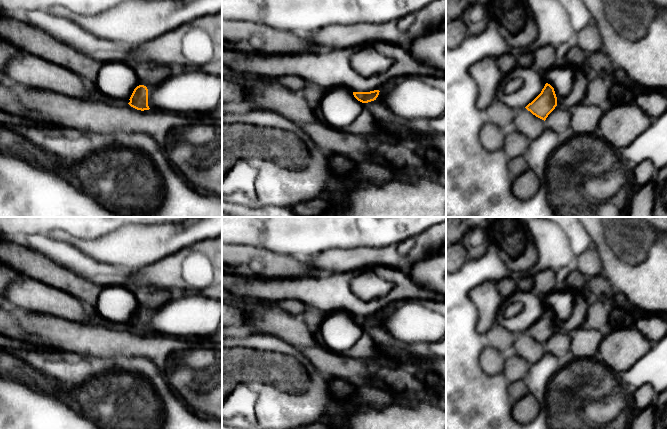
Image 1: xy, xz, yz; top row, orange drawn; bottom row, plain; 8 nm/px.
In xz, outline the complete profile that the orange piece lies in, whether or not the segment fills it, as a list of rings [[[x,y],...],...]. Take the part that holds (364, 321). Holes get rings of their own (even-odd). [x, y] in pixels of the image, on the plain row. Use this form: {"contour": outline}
{"contour": [[[414,300],[398,304],[381,315],[353,316],[354,321],[362,326],[368,327],[379,325],[394,338],[405,343],[434,343],[446,336],[446,300]]]}

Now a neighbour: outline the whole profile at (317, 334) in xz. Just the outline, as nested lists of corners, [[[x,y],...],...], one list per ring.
[[[337,311],[322,316],[313,326],[314,338],[321,348],[341,354],[346,357],[363,359],[371,363],[385,362],[395,365],[397,360],[389,359],[377,348],[377,342],[365,332],[364,327],[358,325],[351,314],[345,311]]]

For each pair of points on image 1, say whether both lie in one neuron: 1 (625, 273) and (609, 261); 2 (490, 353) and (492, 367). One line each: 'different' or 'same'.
1: same
2: same

